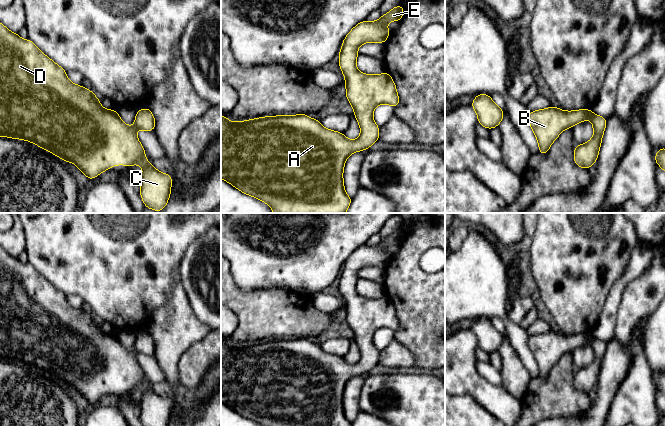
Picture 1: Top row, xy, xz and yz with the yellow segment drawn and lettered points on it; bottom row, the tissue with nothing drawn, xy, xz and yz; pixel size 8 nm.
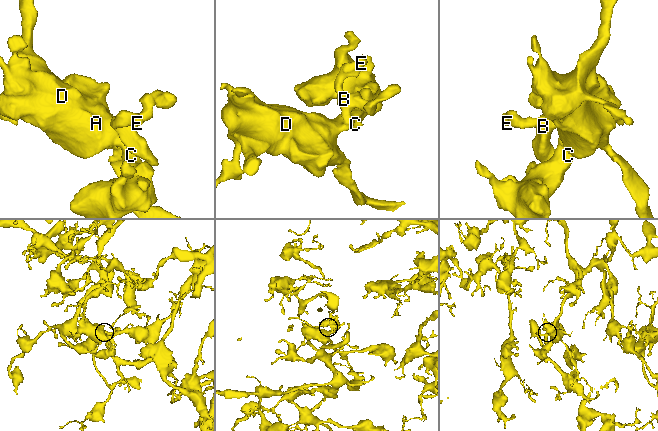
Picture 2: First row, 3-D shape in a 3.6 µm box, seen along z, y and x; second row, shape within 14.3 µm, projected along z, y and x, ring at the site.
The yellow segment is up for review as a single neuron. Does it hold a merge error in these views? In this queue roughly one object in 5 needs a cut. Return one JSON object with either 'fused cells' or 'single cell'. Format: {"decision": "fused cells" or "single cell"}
{"decision": "single cell"}

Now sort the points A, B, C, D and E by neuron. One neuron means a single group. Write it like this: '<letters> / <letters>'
A B C D E

